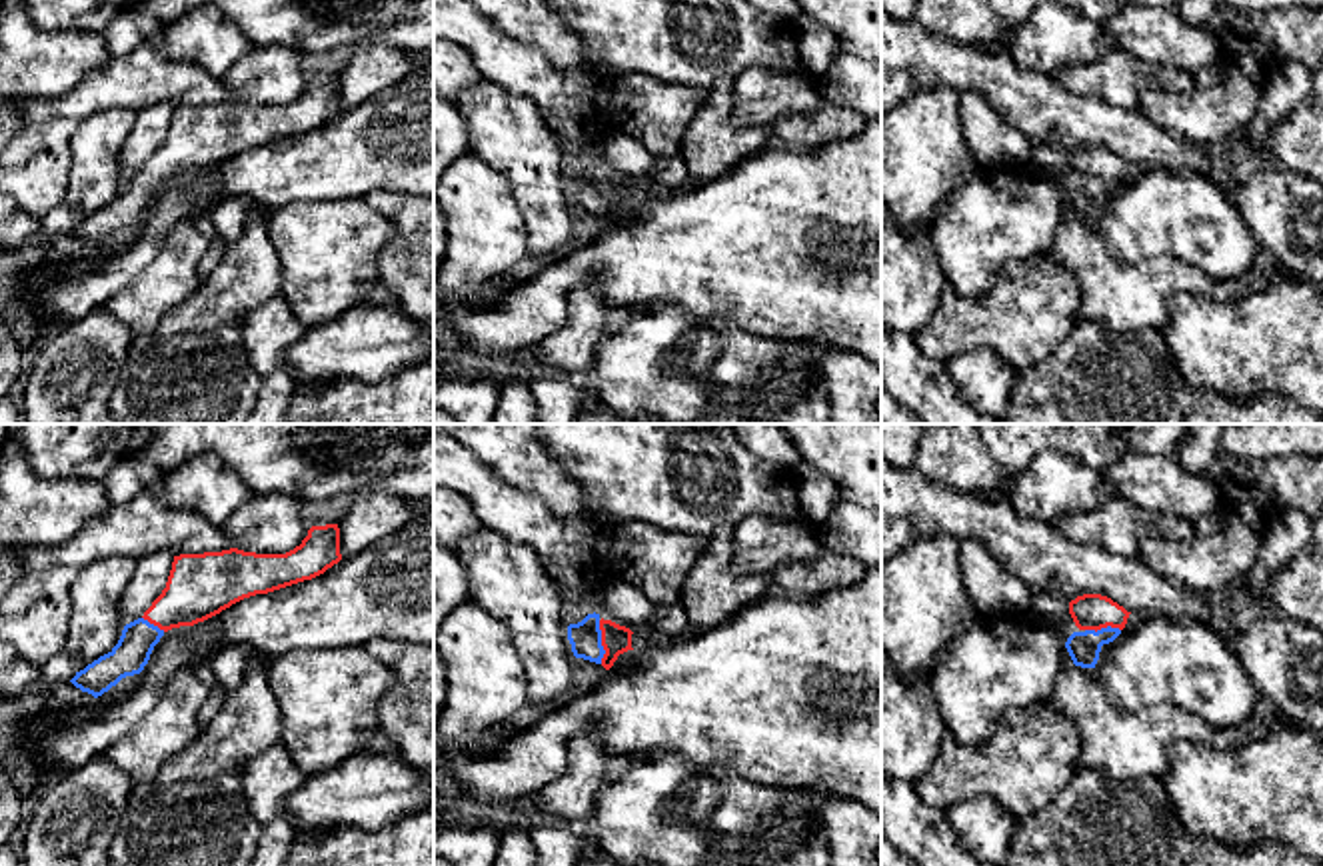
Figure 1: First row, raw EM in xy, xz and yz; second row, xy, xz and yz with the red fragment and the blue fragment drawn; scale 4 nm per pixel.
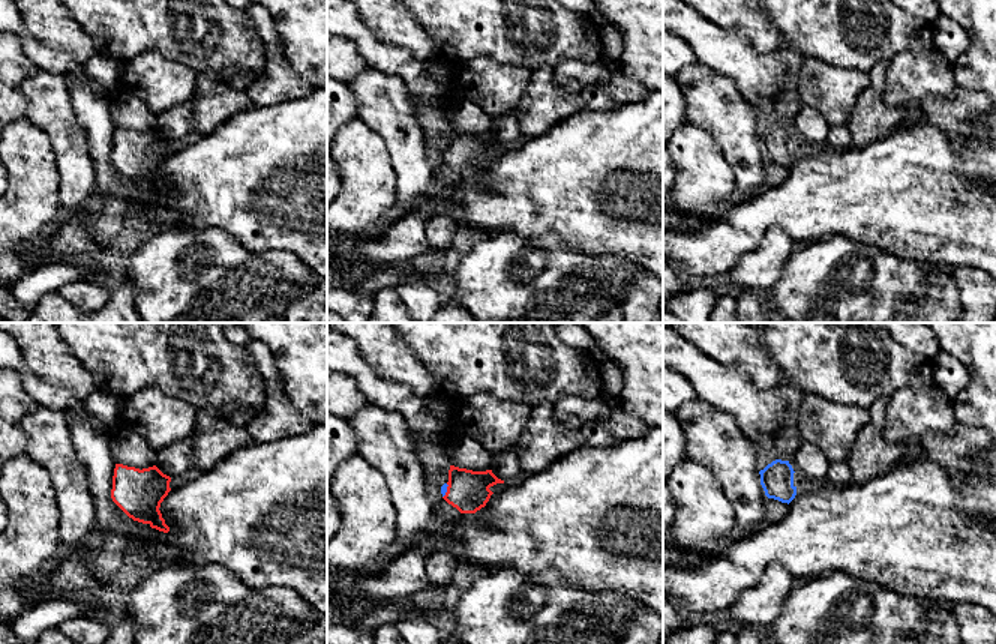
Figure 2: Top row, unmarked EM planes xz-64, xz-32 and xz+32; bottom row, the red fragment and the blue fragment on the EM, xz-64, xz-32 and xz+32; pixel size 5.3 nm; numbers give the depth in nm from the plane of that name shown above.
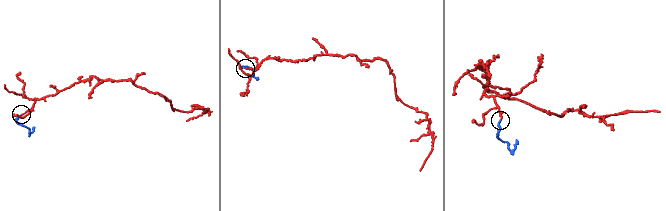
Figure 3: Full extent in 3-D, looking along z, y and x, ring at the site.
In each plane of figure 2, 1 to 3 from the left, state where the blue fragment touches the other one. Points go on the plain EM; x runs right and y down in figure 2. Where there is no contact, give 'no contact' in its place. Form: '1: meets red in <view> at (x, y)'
1: no contact
2: meets red in xz-32 at (447, 155)
3: no contact

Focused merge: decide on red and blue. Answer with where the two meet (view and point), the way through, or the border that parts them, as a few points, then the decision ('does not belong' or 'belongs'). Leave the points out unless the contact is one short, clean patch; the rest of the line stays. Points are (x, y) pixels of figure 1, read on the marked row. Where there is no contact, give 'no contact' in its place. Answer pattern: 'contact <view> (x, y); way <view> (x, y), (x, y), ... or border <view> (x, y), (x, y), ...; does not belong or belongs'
contact xz (602, 642); way xz (616, 638), (602, 642), (584, 636); belongs

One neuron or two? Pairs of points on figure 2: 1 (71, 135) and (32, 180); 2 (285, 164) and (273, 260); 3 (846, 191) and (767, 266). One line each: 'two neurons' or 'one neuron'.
1: two neurons
2: two neurons
3: two neurons

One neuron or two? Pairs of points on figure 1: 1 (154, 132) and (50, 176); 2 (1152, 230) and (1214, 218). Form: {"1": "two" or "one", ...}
{"1": "two", "2": "one"}

